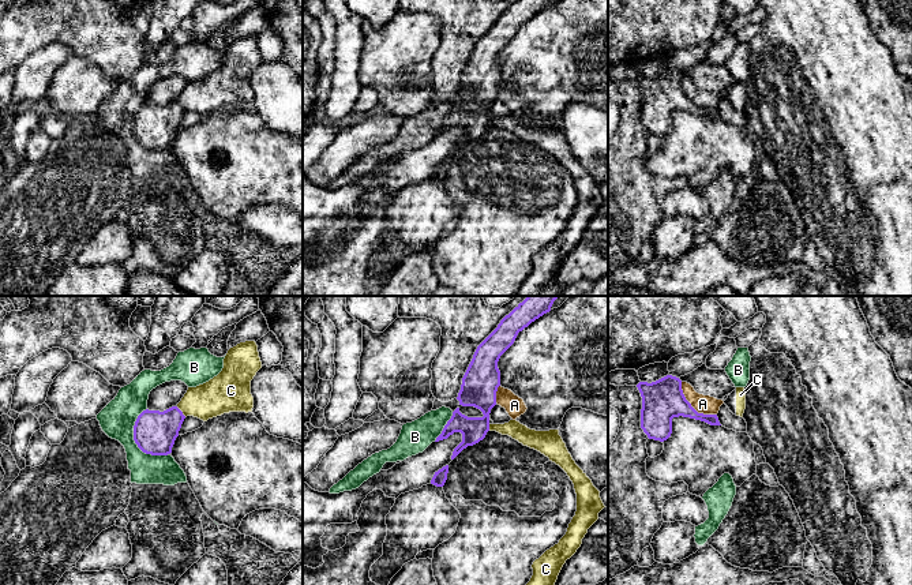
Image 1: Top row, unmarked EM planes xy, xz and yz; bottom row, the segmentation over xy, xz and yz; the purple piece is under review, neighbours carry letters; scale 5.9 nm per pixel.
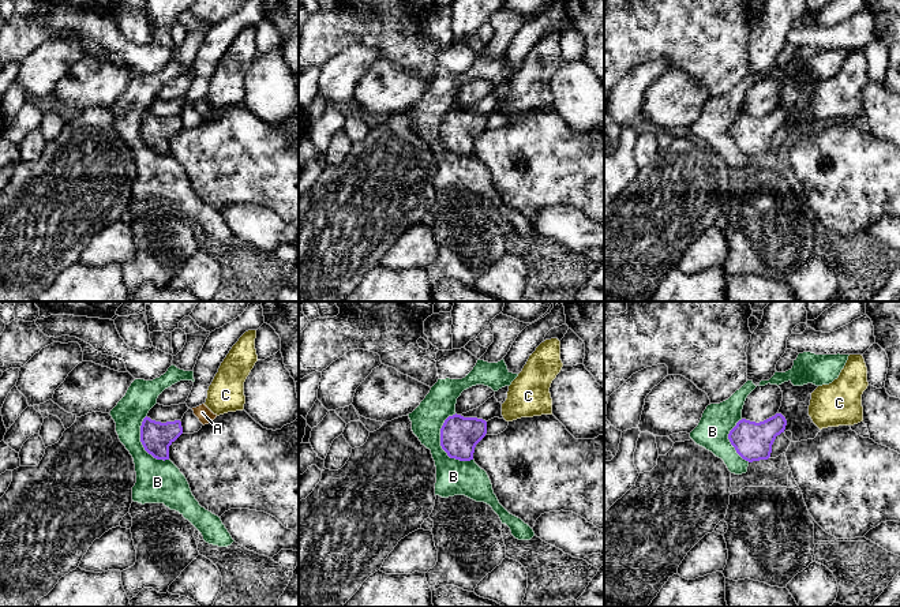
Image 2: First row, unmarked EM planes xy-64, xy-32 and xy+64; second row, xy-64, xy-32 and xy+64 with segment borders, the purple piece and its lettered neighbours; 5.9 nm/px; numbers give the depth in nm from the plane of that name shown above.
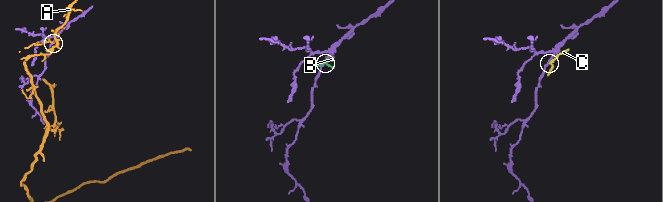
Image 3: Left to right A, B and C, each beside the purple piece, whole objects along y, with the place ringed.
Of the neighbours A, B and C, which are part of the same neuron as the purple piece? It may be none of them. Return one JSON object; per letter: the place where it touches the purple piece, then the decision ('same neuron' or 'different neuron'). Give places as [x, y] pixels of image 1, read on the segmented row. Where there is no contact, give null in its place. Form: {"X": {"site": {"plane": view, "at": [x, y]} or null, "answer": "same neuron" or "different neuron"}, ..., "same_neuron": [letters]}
{"A": {"site": {"plane": "yz", "at": [691, 407]}, "answer": "different neuron"}, "B": {"site": {"plane": "xy", "at": [135, 442]}, "answer": "different neuron"}, "C": {"site": {"plane": "xy", "at": [181, 412]}, "answer": "different neuron"}, "same_neuron": []}

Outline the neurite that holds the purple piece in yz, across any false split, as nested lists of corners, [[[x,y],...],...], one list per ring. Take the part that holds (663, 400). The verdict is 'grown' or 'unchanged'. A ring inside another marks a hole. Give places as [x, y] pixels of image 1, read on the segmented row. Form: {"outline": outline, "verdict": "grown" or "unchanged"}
{"outline": [[[667,375],[656,382],[637,385],[642,397],[641,428],[649,439],[664,442],[672,434],[673,417],[690,417],[710,425],[721,425],[717,415],[698,413],[686,400],[682,380]]], "verdict": "unchanged"}

